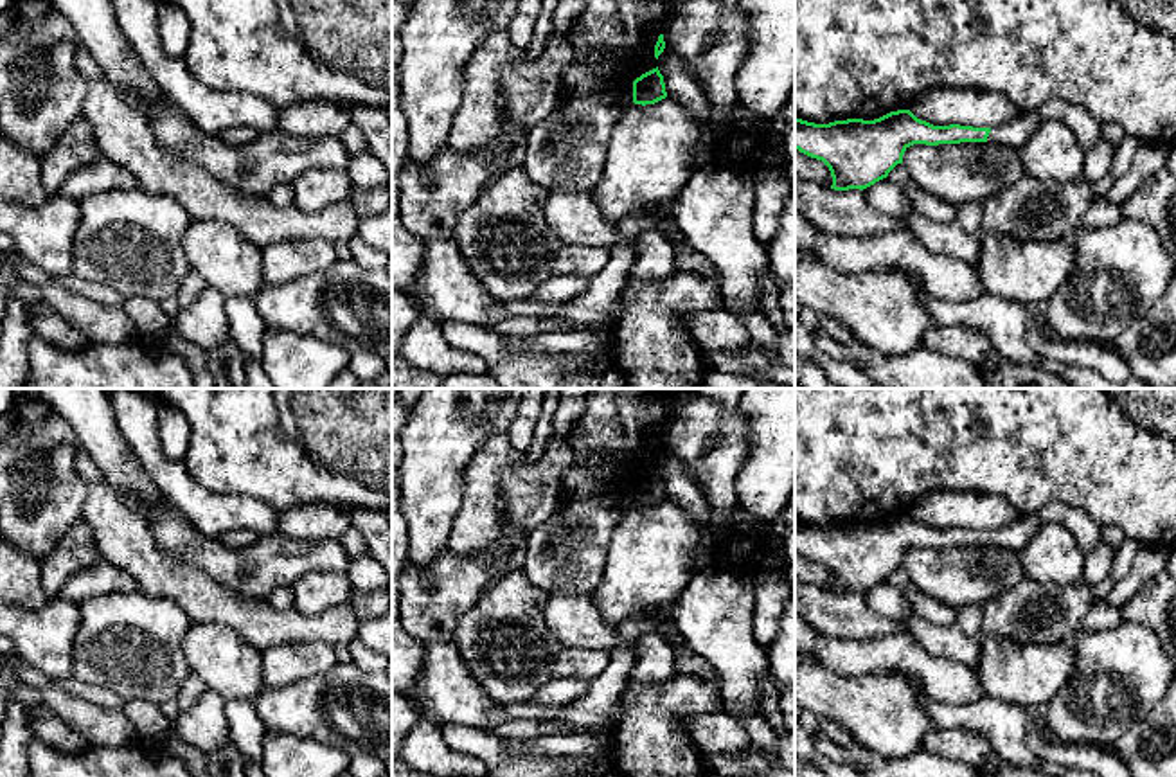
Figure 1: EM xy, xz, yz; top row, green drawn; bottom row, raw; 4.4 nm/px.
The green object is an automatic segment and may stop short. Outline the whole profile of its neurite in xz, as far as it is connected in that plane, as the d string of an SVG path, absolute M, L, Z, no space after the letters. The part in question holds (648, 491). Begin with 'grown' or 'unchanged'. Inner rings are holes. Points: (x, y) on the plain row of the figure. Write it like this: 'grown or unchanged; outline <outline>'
unchanged; outline M658 469L642 477L633 484L633 505L635 507L655 507L667 500L664 478Z

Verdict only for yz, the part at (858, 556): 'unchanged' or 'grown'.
grown

